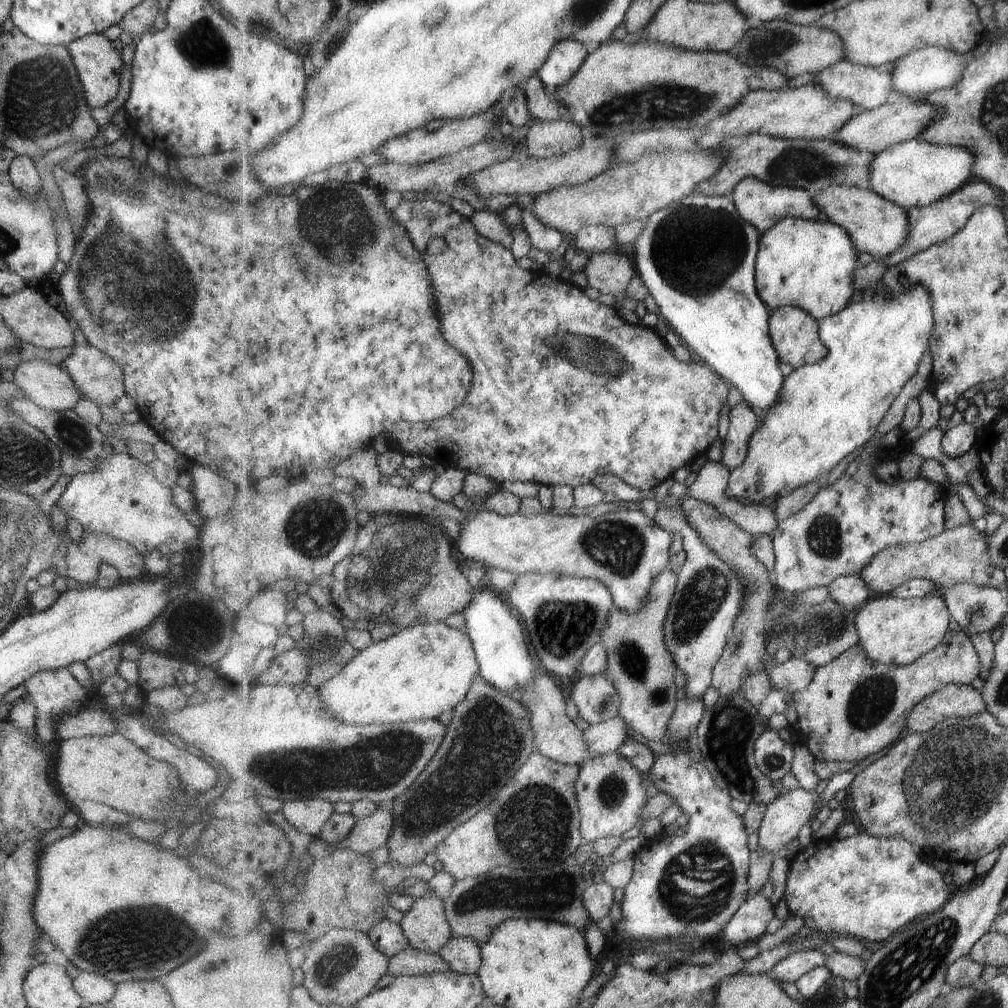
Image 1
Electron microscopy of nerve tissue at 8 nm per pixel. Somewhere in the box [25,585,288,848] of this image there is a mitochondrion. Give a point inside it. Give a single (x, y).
(200, 626)

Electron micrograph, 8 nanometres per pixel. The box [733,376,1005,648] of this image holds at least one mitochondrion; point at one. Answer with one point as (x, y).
(824, 537)

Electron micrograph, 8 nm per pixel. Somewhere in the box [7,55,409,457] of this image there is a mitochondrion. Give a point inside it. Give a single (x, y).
(104, 266)

